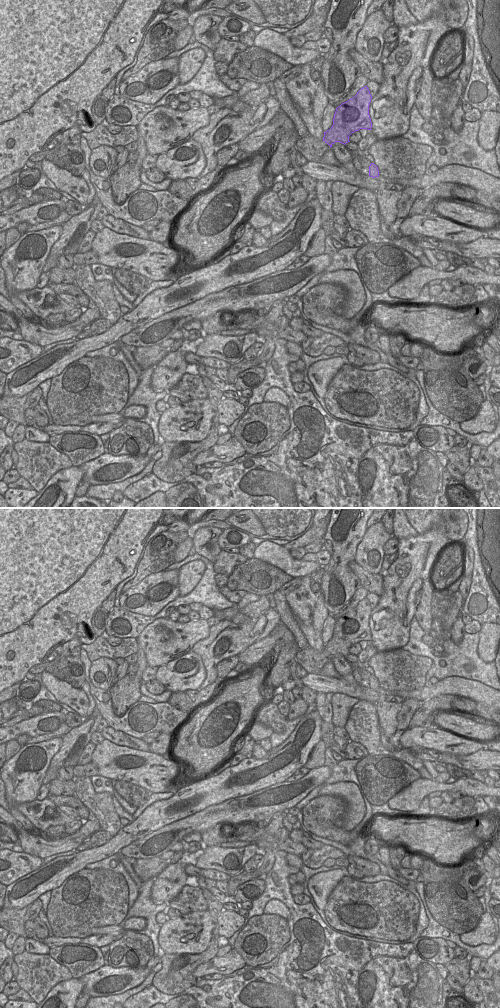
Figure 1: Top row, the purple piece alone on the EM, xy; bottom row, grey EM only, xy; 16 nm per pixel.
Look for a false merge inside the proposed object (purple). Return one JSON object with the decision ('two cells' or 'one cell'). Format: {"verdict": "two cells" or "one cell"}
{"verdict": "two cells"}

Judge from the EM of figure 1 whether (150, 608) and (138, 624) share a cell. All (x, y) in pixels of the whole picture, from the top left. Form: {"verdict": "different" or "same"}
{"verdict": "different"}

